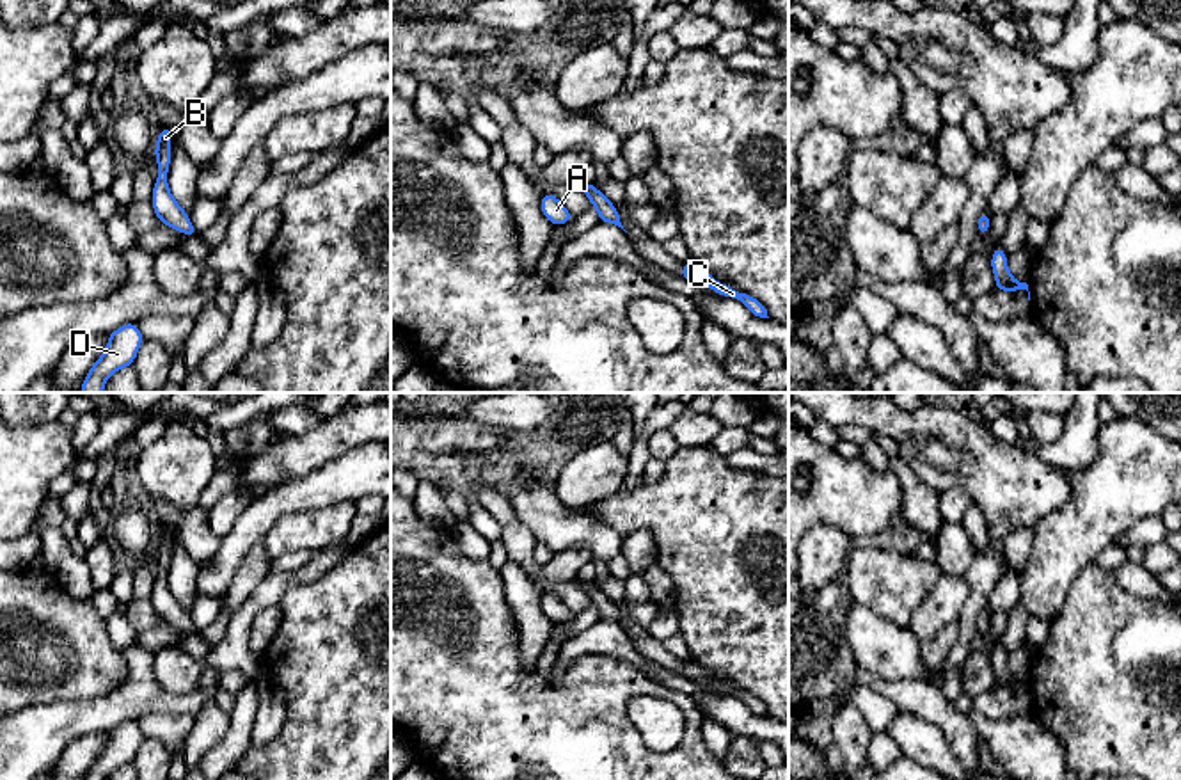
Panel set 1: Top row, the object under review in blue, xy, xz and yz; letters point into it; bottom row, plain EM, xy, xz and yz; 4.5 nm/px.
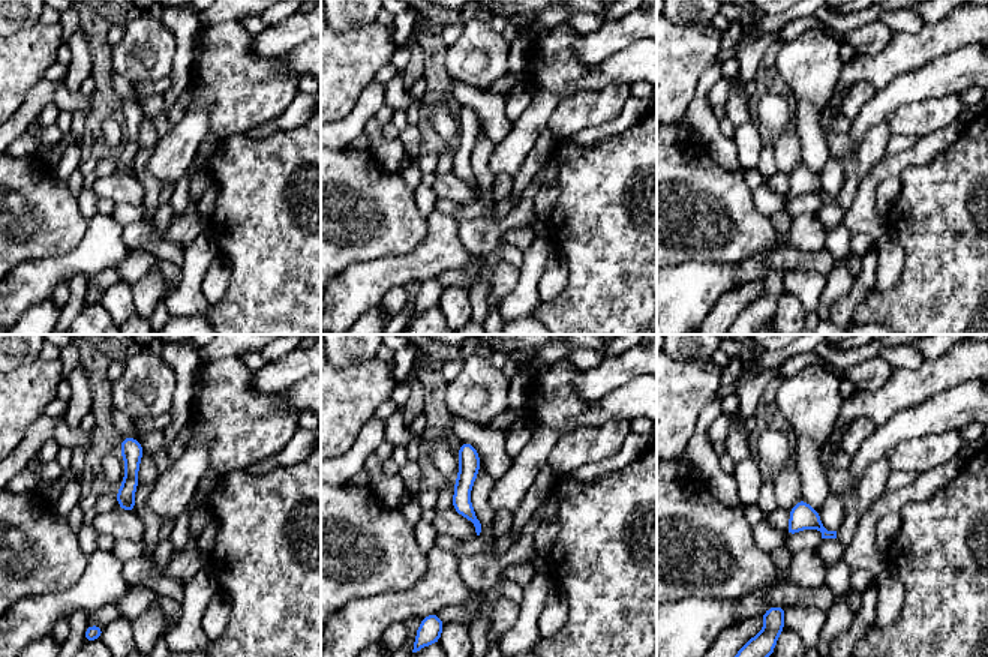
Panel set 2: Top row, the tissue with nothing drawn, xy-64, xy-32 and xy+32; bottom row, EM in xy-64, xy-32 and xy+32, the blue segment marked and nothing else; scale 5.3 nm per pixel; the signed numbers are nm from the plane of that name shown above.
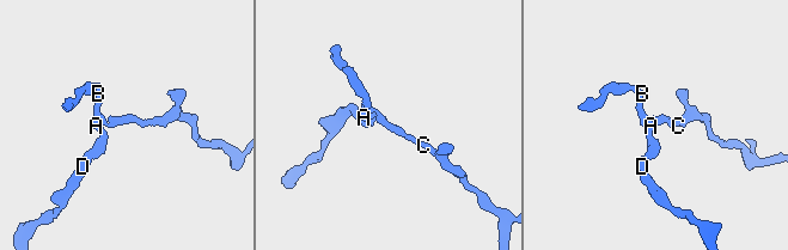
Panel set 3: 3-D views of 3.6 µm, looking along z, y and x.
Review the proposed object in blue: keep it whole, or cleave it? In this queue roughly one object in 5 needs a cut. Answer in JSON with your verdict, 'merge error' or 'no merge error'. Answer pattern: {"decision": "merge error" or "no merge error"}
{"decision": "no merge error"}

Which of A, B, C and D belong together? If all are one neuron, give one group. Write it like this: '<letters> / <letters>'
A B C D

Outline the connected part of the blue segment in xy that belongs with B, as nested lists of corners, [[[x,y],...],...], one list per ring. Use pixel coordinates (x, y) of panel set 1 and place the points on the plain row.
[[[163,522],[160,533],[156,535],[155,556],[158,561],[158,576],[153,586],[151,602],[163,624],[172,625],[185,634],[197,634],[199,629],[192,624],[188,611],[181,608],[167,583],[172,542],[170,531],[172,526]]]

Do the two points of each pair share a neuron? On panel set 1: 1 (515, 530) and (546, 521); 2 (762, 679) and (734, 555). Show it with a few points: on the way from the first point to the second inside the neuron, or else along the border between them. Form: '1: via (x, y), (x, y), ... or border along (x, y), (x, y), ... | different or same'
1: border along (507, 498), (515, 517), (538, 541) | different
2: via (762, 649), (762, 585) | same

